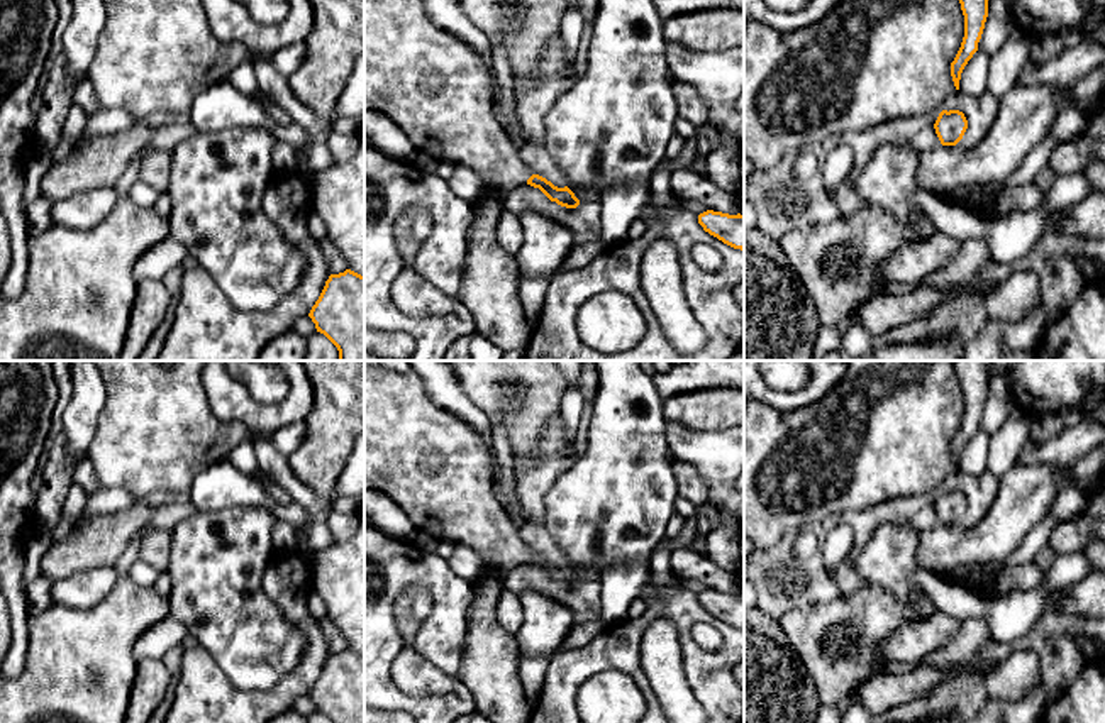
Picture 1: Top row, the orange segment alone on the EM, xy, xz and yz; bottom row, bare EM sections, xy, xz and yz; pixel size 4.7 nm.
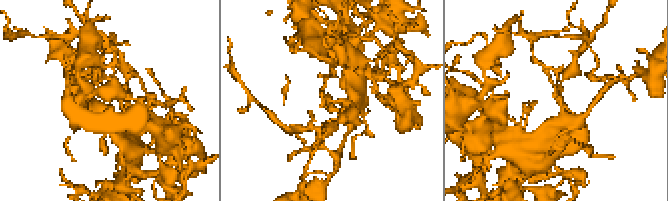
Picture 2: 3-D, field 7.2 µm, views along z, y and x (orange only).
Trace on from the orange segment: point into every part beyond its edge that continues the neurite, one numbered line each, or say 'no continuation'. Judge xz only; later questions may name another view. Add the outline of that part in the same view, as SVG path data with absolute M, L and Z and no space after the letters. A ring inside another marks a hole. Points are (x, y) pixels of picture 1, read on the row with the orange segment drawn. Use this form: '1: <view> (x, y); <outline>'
1: xz (439, 90); M364 0L364 110L376 110L395 122L419 154L469 168L486 179L473 203L475 218L458 300L473 315L476 334L508 352L525 350L534 323L519 300L515 256L498 244L497 225L507 195L534 173L520 159L493 107L493 61L439 29L425 14L422 0Z

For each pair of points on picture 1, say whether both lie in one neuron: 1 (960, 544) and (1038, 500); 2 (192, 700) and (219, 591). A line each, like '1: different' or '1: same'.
1: same
2: different

